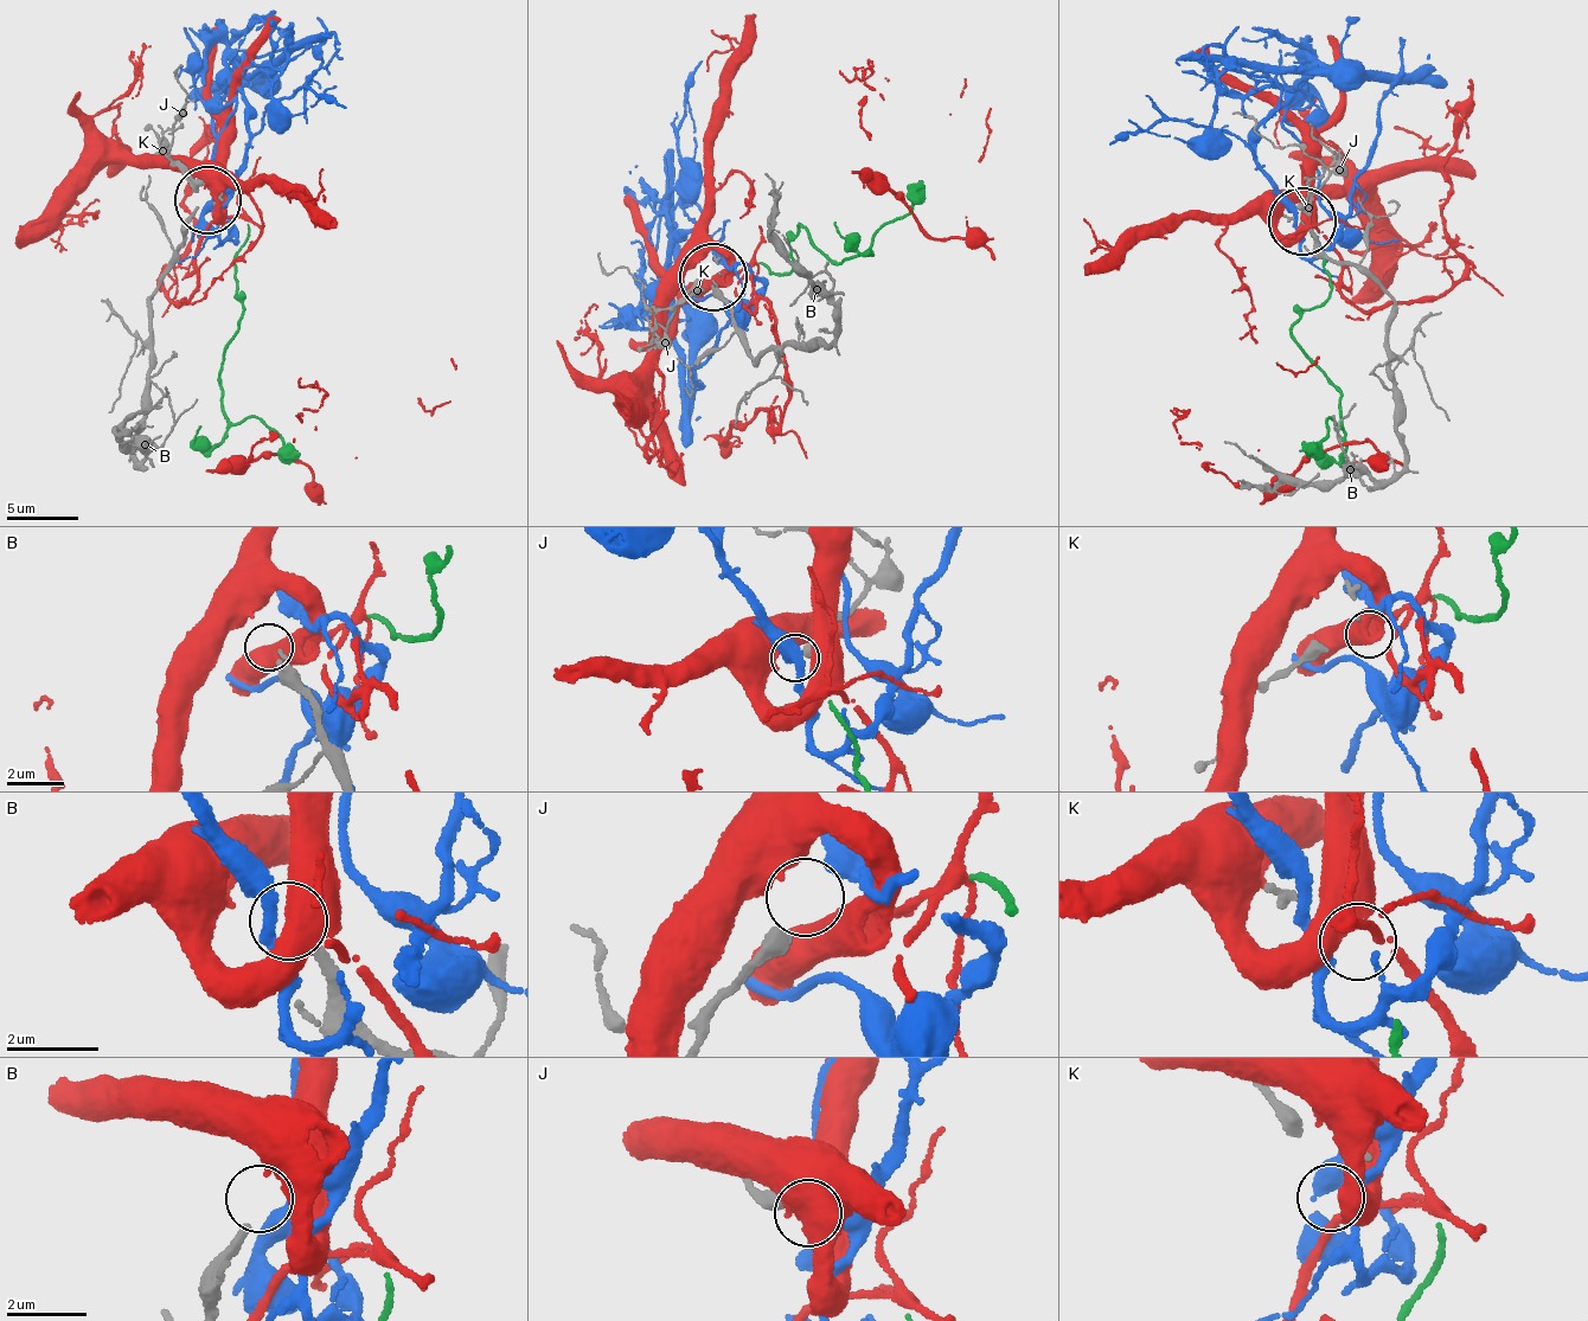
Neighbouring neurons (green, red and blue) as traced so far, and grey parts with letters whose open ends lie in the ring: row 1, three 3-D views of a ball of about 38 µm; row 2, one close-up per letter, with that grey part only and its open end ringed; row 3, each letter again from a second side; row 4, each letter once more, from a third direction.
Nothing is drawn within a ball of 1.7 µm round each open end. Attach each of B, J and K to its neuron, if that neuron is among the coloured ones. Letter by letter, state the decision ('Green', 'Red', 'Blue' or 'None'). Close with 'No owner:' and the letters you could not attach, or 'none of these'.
B: Red
J: Blue
K: None
No owner: K

